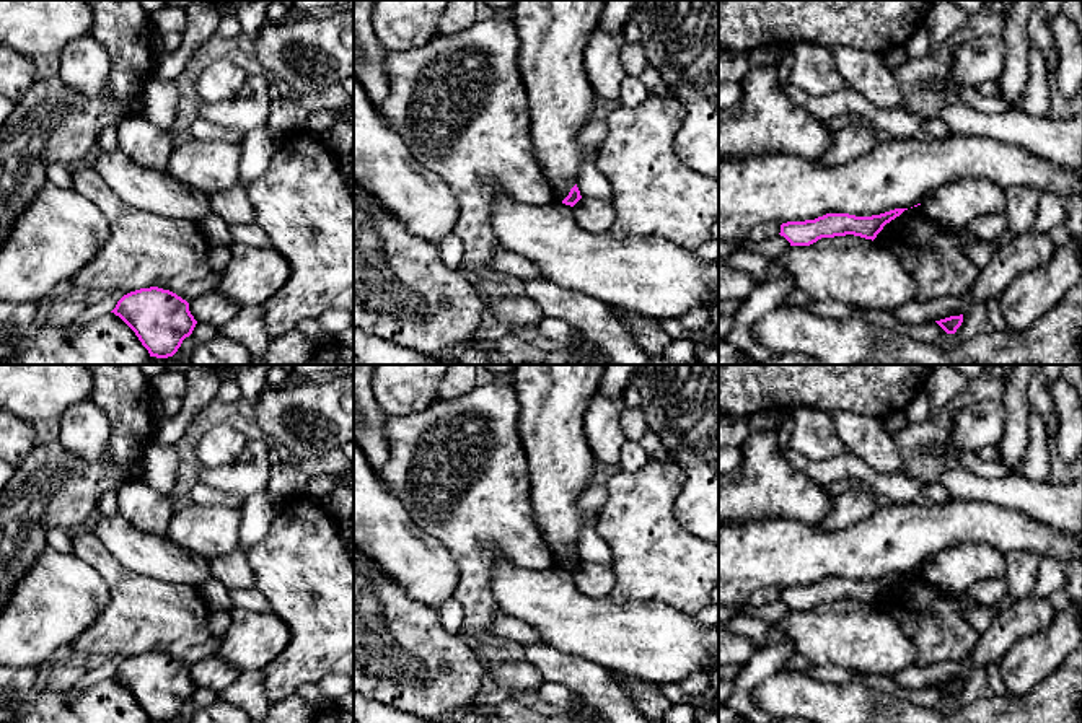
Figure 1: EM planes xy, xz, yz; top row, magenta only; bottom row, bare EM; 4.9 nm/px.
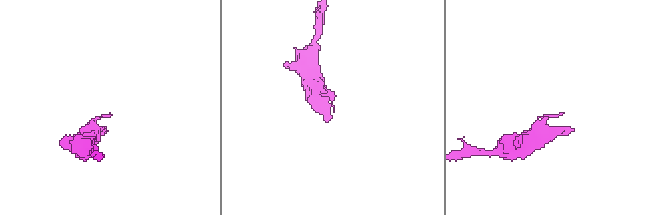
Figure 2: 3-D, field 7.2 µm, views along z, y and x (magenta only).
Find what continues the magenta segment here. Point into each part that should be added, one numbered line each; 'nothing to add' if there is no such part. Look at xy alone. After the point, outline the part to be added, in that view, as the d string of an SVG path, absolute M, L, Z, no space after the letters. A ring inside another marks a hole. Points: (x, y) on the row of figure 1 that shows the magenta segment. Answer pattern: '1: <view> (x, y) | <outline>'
nothing to add

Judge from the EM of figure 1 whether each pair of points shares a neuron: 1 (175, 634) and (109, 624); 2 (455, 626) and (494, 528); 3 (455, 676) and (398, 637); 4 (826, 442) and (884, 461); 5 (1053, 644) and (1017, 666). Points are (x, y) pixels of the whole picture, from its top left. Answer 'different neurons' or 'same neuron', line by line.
1: same neuron
2: different neurons
3: same neuron
4: different neurons
5: same neuron

